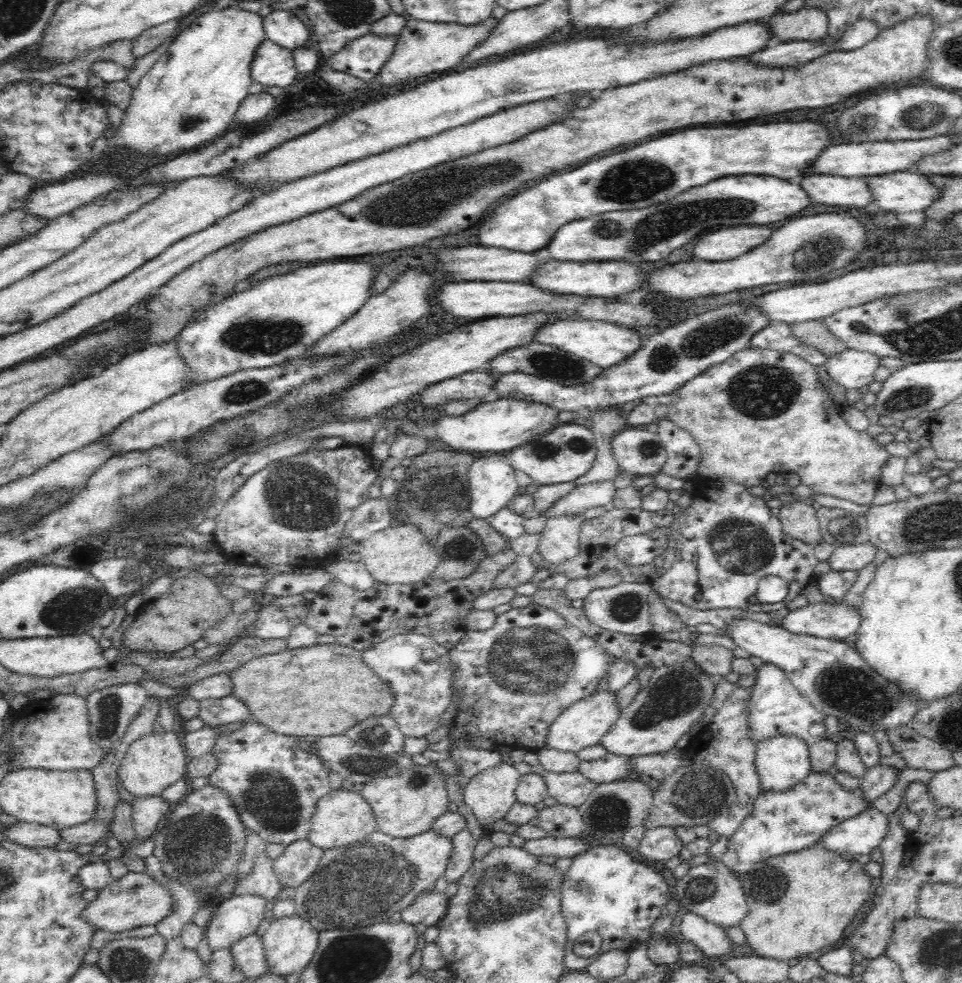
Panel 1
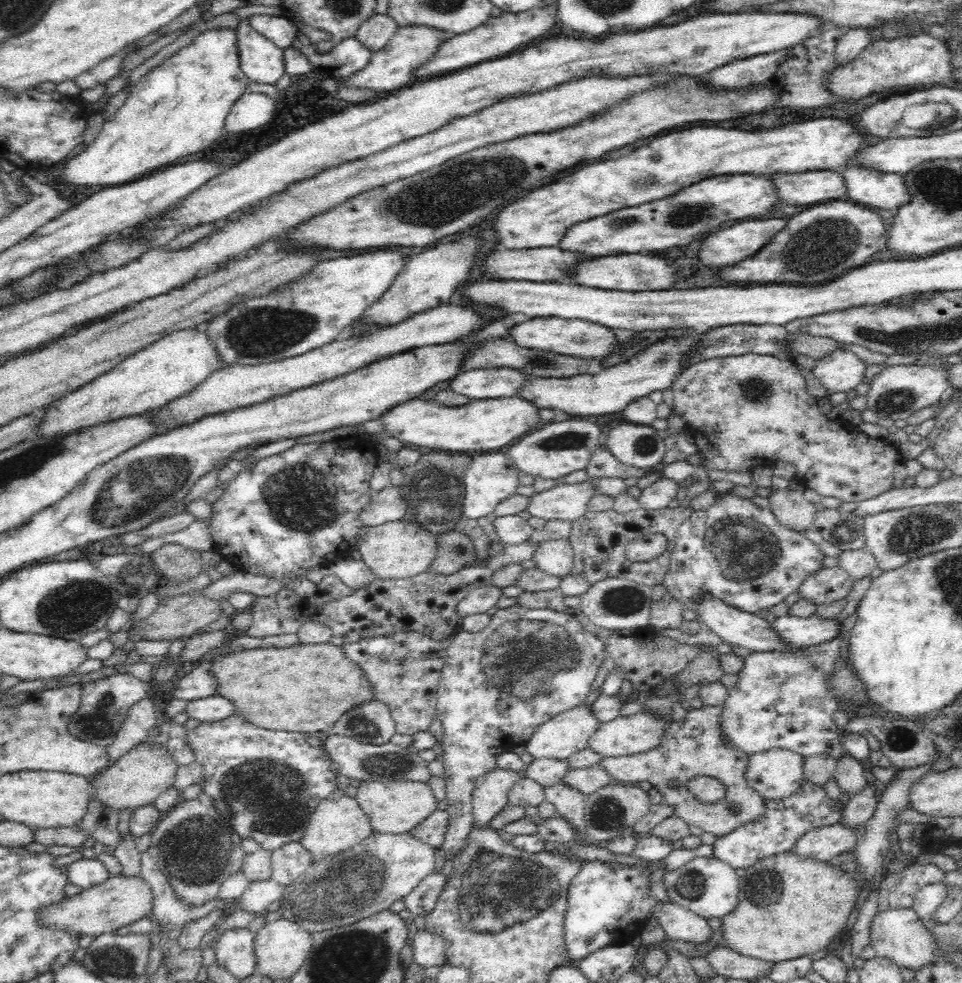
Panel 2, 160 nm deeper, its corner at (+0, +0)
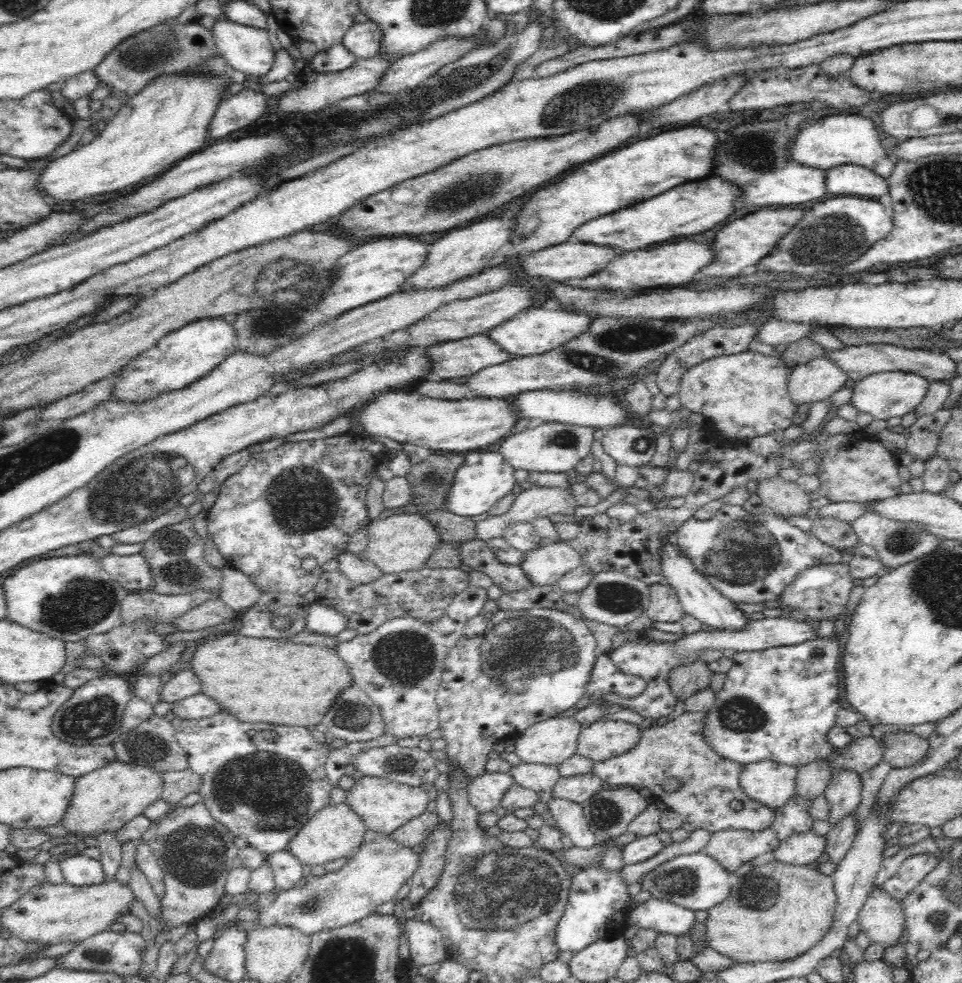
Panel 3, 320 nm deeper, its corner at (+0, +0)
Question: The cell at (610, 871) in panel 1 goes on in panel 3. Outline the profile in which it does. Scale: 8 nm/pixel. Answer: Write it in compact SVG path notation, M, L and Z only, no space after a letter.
M594 864L574 871L564 914L556 926L555 944L558 949L574 954L598 940L613 940L623 936L628 928L624 904L633 901L626 886L619 871L604 871Z

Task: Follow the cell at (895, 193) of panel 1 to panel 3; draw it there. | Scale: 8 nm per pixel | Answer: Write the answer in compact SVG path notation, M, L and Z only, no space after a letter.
M840 164L824 171L824 187L830 194L877 199L888 193L884 177L855 164Z

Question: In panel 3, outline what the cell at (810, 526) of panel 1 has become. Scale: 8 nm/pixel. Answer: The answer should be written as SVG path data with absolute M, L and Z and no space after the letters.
M780 476L757 482L757 495L768 511L782 517L805 516L811 508L810 498L798 484Z

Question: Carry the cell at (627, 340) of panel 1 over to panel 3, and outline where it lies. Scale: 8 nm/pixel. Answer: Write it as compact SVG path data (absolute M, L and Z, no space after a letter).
M532 306L529 309L519 312L516 316L490 328L486 335L498 344L504 352L510 356L525 357L536 354L544 354L572 338L576 338L580 332L584 332L590 324L590 316L587 313L572 313L564 309L547 309L543 306Z

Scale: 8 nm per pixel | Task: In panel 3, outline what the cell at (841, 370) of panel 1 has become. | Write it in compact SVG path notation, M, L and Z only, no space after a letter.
M818 357L789 369L786 391L794 405L812 404L843 388L846 373L826 357Z

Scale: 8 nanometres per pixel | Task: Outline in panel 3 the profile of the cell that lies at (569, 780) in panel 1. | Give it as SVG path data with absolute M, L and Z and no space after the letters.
M551 798L547 802L548 812L556 819L556 826L569 842L580 848L590 848L598 842L589 829L582 807L570 800Z

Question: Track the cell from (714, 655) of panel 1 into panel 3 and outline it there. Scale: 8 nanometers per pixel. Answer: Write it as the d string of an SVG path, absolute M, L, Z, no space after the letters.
M698 658L692 664L677 666L670 671L668 682L678 701L684 701L695 692L708 689L713 672L708 663Z

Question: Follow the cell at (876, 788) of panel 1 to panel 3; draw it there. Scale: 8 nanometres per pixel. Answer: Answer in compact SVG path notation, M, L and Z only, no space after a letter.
M850 813L824 835L826 839L824 854L827 854L829 862L836 866L846 856L855 839L856 830L858 830L856 818Z

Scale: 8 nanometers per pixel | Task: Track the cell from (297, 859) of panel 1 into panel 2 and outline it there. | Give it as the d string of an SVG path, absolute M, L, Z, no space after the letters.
M299 842L283 844L270 853L272 865L271 878L283 887L302 878L315 861L308 850Z

